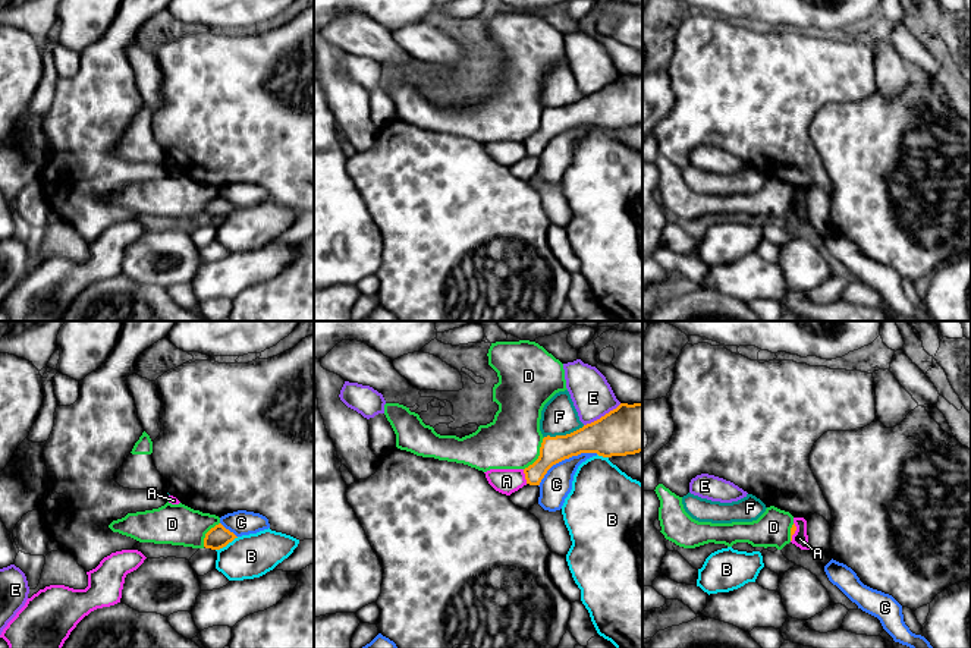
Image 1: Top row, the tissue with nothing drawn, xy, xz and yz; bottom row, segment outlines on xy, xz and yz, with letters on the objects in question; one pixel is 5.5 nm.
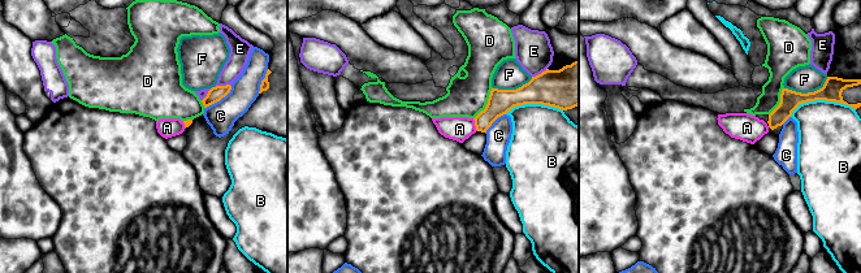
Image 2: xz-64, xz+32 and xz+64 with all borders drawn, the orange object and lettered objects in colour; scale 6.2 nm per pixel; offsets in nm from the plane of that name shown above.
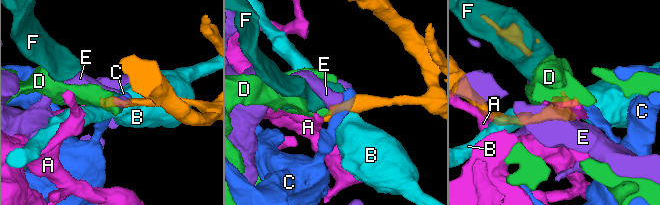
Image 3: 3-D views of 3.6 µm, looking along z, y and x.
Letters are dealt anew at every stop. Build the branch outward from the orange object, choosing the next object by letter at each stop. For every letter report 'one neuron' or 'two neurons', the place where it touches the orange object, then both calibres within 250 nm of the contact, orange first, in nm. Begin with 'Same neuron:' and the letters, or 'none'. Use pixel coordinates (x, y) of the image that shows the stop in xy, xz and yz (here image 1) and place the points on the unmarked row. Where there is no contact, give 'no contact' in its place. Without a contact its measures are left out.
Same neuron: none
A: two neurons; meets orange in xz at (525, 148); 140 nm thick on the orange side, 140 nm on the other
B: two neurons; meets orange in xy at (226, 216); 120 nm thick on the orange side, 240 nm on the other
C: two neurons; meets orange in xz at (565, 129); 200 nm thick on the orange side, 160 nm on the other
D: two neurons; meets orange in xz at (540, 126); 140 nm thick on the orange side, 300 nm on the other
E: two neurons; meets orange in xz at (602, 88); 280 nm thick on the orange side, 220 nm on the other
F: two neurons; meets orange in xz at (563, 107); 220 nm thick on the orange side, 200 nm on the other

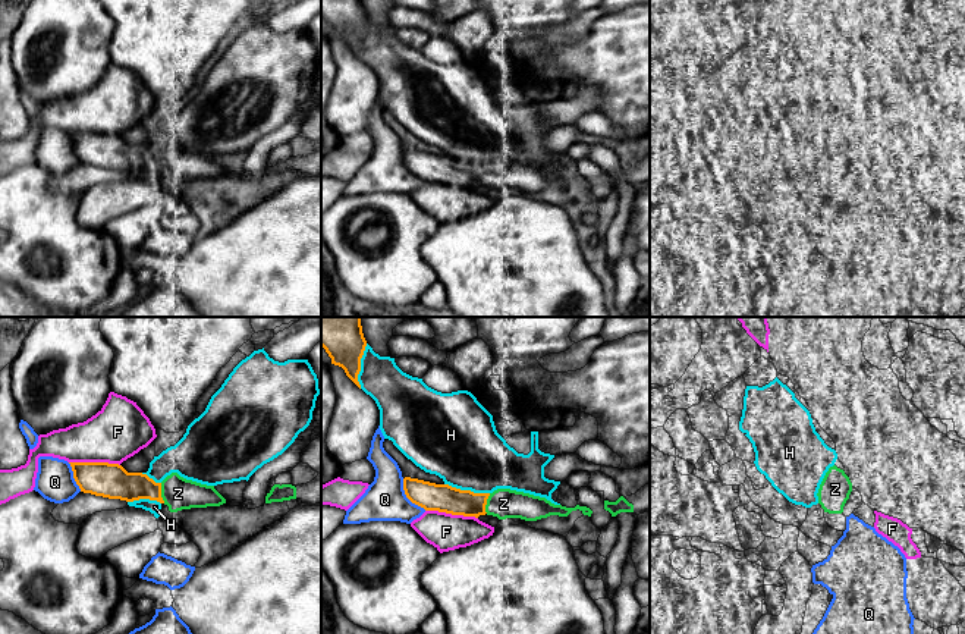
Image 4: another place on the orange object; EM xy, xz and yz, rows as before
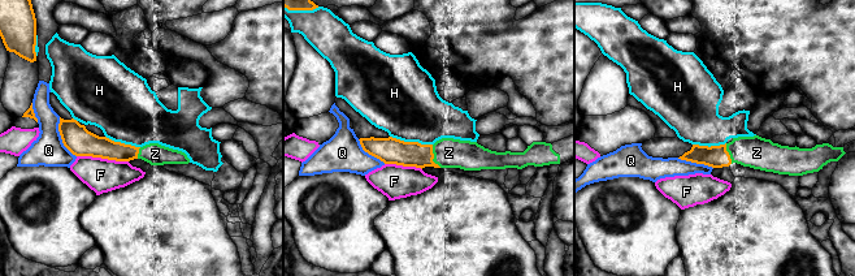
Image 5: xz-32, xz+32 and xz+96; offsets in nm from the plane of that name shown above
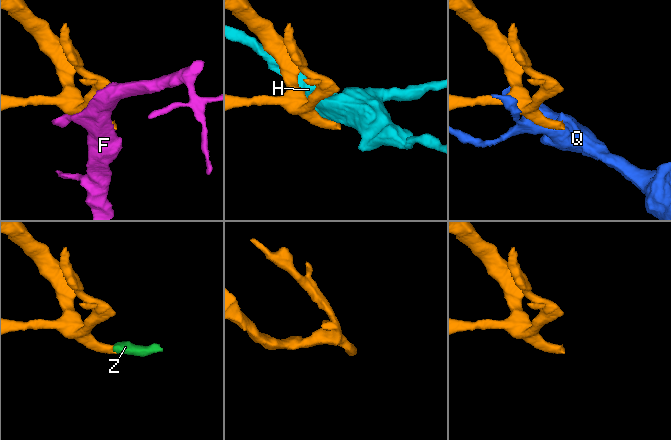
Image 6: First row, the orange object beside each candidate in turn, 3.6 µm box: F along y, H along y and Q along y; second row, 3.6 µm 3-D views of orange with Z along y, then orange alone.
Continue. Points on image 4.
Same neuron: Z
F: two neurons; meets orange in xz at (452, 185); 160 nm thick on the orange side, 200 nm on the other
H: two neurons; meets orange in xz at (360, 37); 200 nm thick on the orange side, 240 nm on the other
Q: two neurons; meets orange in xz at (408, 169); 160 nm thick on the orange side, 240 nm on the other
Z: one neuron; meets orange in xy at (160, 165); 180 nm thick on the orange side, 180 nm on the other

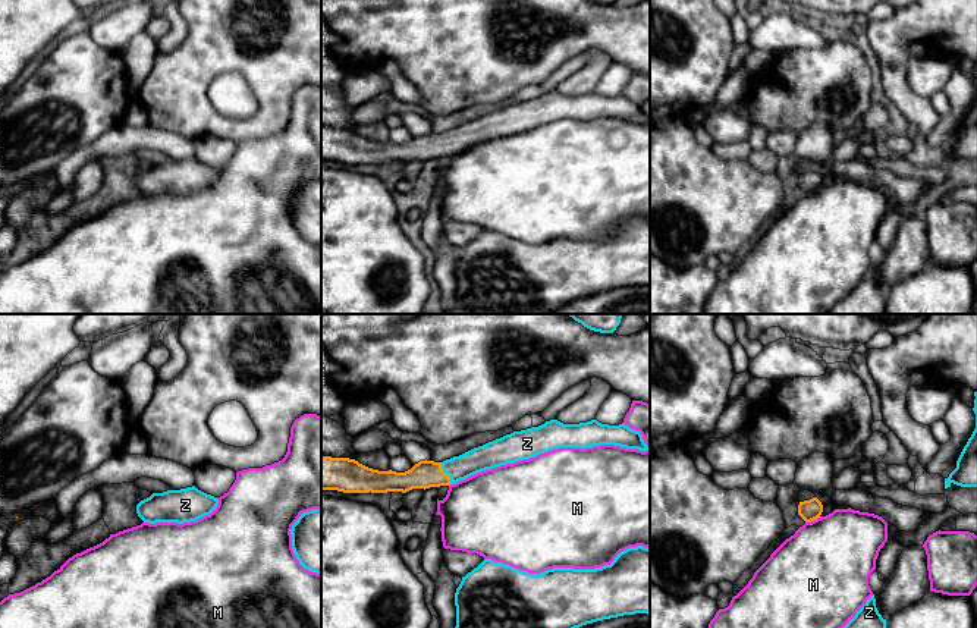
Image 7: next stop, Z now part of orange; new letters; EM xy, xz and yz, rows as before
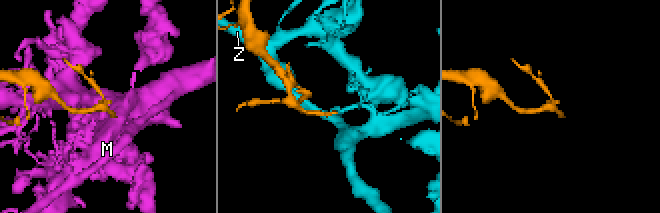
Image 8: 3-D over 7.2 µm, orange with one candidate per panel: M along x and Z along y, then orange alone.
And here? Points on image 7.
Same neuron: Z
M: two neurons; meets orange in yz at (813, 191); 120 nm thick on the orange side, 480 nm on the other
Z: one neuron; meets orange in xz at (443, 144); 150 nm thick on the orange side, 140 nm on the other

